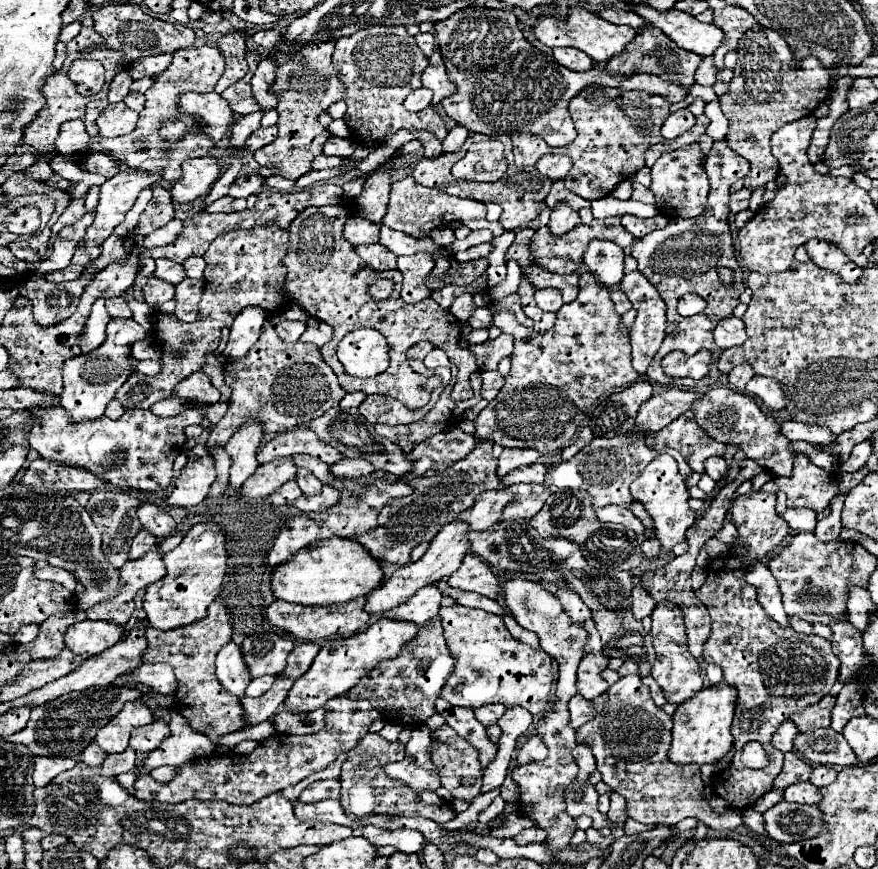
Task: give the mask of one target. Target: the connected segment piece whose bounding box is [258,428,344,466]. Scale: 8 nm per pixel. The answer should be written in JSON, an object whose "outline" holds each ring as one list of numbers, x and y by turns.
{"outline":[[294,428,294,430,278,434,268,444,264,444,262,450,258,452,258,462,266,464,278,456,292,456,292,454,316,456,316,458,322,458,322,462,330,466,344,458,340,450,334,450,334,446,320,442,318,436,310,428]]}

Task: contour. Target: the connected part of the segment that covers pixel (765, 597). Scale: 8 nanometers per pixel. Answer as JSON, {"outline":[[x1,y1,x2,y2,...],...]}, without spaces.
{"outline":[[756,562,746,572,746,582,752,584,758,590,758,602,760,606,784,628,788,628,788,616,782,608,782,598,778,590,776,578,770,574,764,562]]}

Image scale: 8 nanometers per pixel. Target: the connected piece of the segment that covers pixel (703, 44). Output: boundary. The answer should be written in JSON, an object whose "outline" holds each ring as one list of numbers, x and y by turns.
{"outline":[[648,4,632,6,650,25,662,30,679,46,688,48,700,56,710,56,716,52,724,34,716,30,714,24,704,24,686,12,678,12,676,8,658,12]]}

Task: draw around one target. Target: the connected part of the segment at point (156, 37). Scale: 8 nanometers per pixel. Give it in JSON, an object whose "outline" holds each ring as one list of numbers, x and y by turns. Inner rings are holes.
{"outline":[[128,2,126,4,108,4,108,6,102,6,102,8,96,8,92,18,94,18,94,30,106,40,106,46,124,52,124,70,120,70,120,74,110,84,108,102,122,100,130,92,132,76,130,76,128,70,130,70,130,64,134,64,134,60,142,58,142,54,162,54,166,50,192,48,192,44,194,44,194,30,192,28,182,26,178,22,168,22,168,20,154,18,154,16,146,14,136,4,128,4]]}

